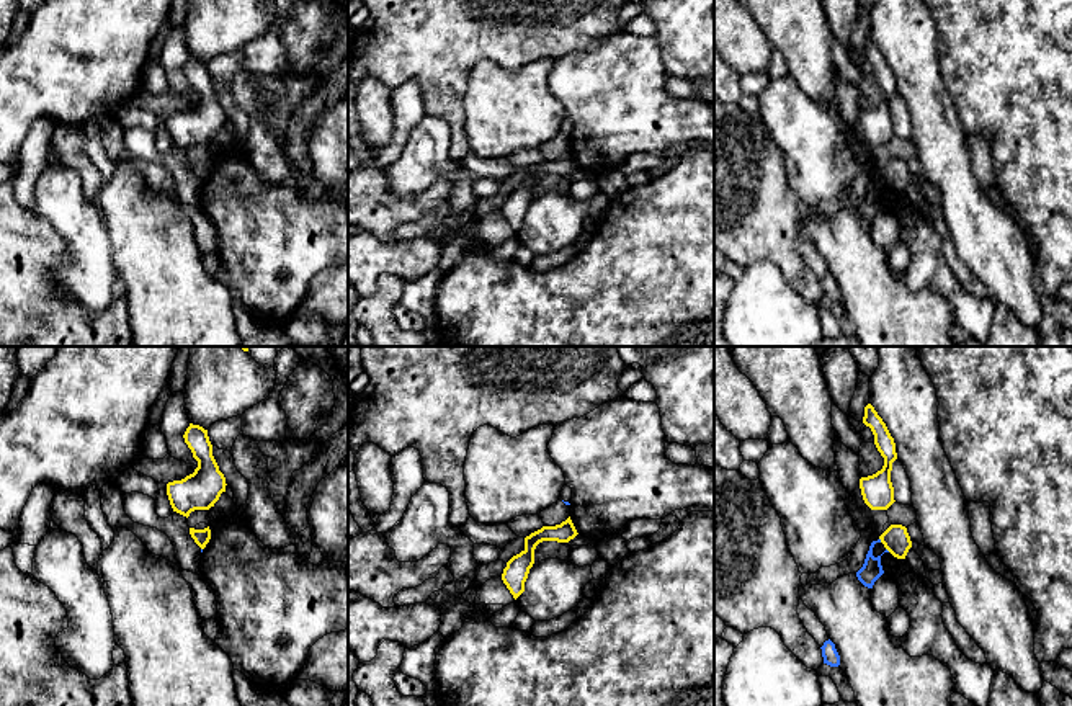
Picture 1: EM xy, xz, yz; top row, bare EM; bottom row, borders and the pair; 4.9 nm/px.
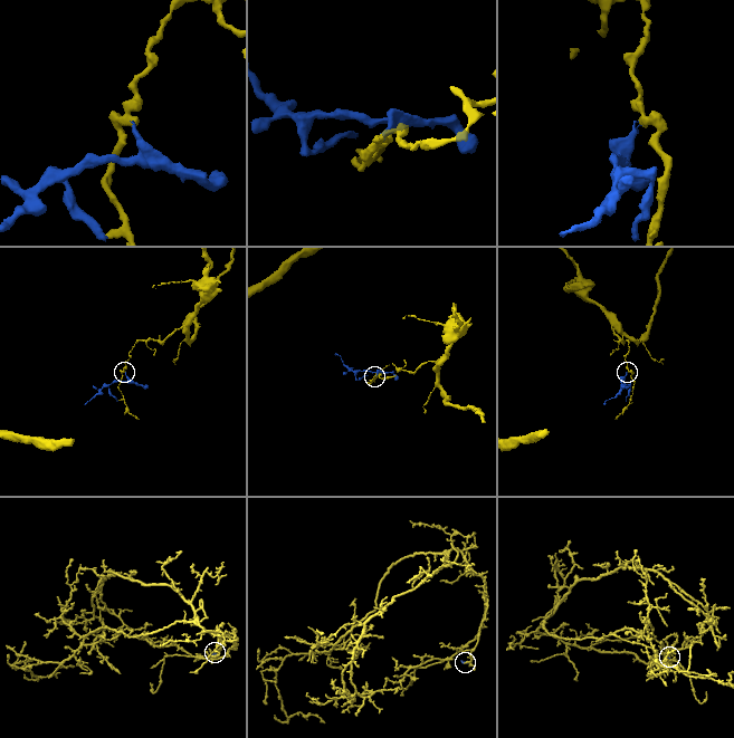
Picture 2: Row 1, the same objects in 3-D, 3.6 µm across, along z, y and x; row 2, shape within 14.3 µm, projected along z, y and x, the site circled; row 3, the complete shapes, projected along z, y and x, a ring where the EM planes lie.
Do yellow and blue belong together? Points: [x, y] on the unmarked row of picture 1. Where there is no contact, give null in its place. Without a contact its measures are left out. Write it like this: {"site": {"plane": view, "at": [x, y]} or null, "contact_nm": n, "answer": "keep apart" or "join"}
{"site": {"plane": "yz", "at": [879, 172]}, "contact_nm": 30, "answer": "keep apart"}

